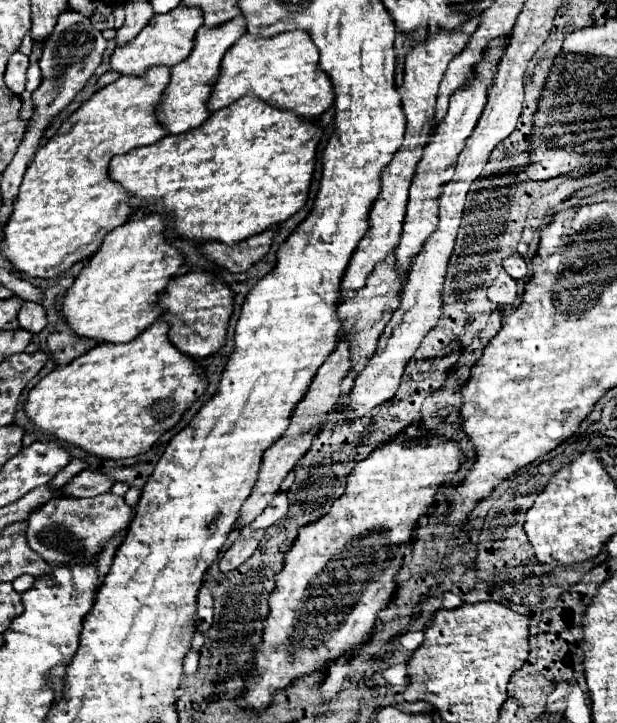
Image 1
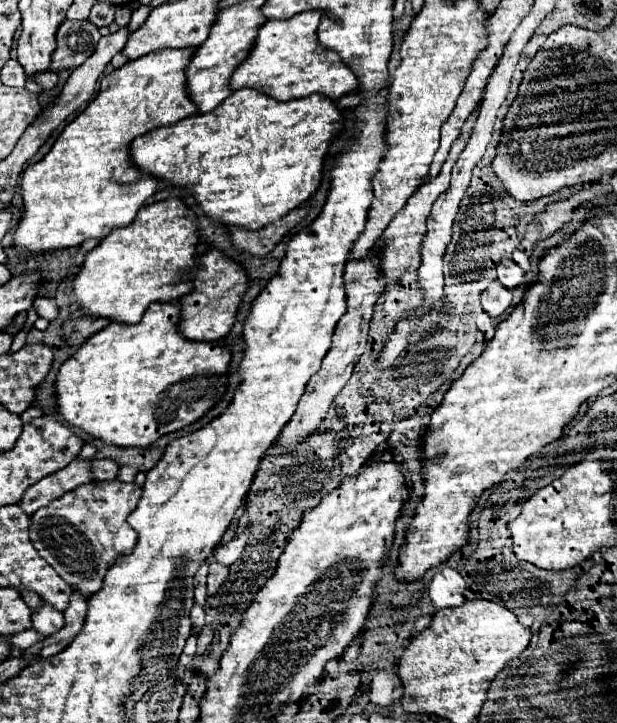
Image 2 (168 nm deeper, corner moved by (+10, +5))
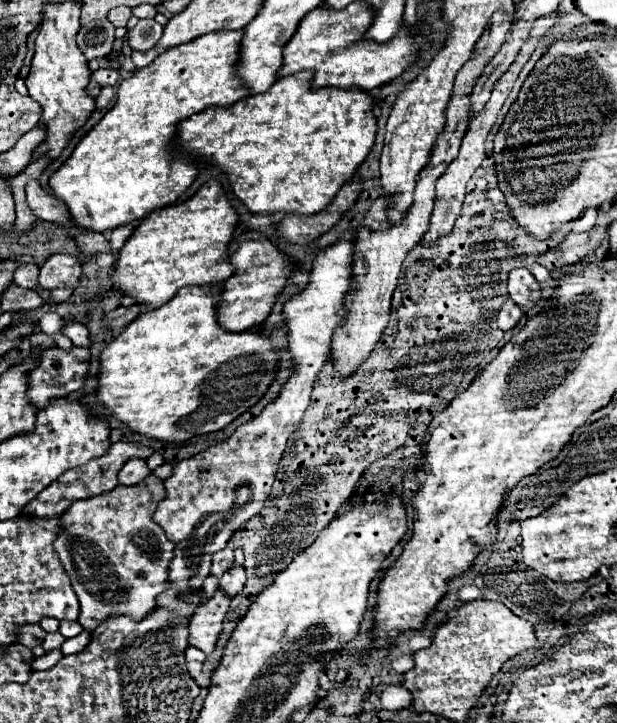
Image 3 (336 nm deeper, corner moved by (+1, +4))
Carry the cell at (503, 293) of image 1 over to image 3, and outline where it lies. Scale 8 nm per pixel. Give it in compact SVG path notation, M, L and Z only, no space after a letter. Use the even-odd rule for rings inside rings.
M507 300L507 302L501 306L499 314L497 314L497 322L499 322L499 328L501 328L503 332L507 332L507 330L513 330L513 328L519 324L521 316L523 316L521 308L519 308L517 304L513 304L511 300Z

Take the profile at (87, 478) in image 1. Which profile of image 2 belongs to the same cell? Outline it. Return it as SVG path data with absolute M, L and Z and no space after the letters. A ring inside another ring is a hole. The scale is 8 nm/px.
M92 459L90 473L94 481L112 481L118 475L118 465L112 459Z

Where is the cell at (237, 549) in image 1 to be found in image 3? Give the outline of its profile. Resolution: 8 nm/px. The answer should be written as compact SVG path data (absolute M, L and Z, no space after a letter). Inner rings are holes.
M217 590L213 598L209 598L197 608L193 620L189 622L189 646L199 648L205 654L213 652L217 636L223 628L225 612L229 610L229 602L231 600L221 590Z

